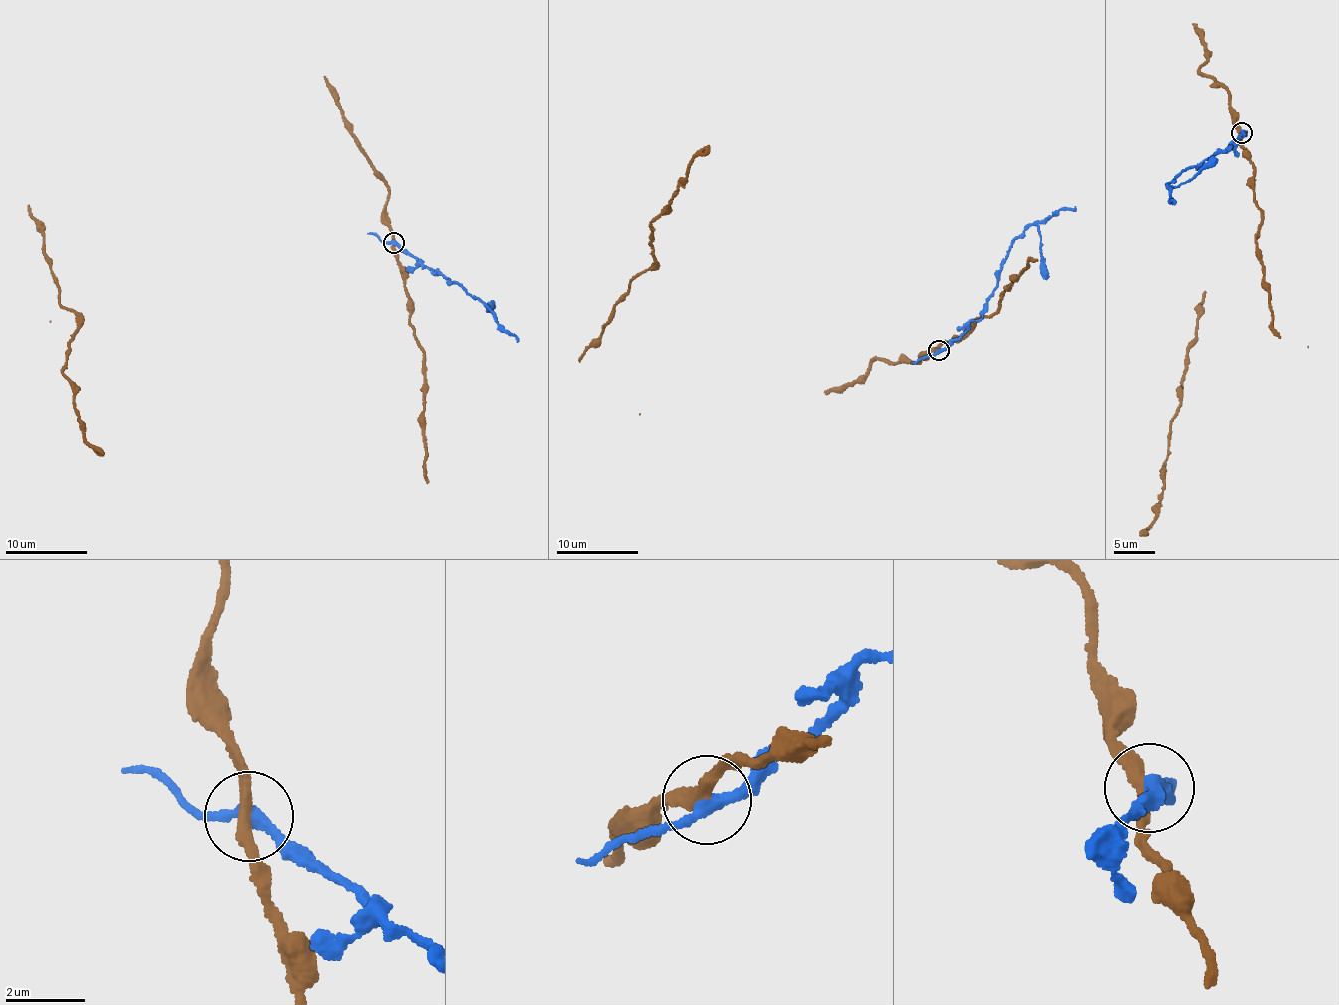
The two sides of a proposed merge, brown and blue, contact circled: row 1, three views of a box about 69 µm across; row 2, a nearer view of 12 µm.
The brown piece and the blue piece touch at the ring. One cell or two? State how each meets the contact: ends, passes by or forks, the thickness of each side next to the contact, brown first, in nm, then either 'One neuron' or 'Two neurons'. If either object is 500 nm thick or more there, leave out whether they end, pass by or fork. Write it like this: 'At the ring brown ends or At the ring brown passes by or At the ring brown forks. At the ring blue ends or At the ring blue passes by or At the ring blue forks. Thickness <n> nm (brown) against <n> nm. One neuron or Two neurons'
At the ring brown passes by. At the ring blue passes by. Thickness 280 nm (brown) against 300 nm. Two neurons

